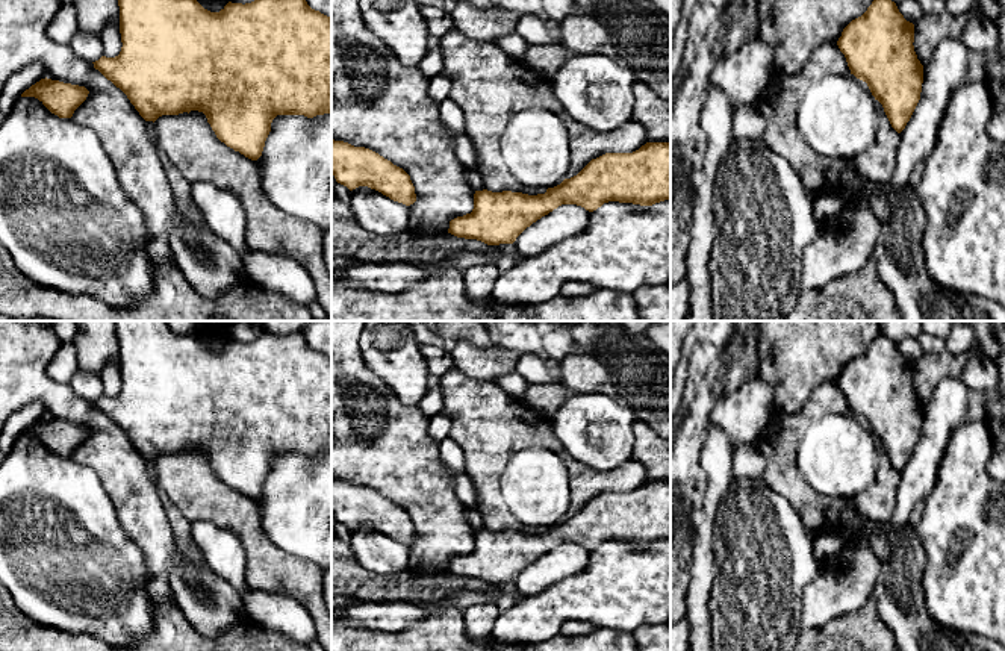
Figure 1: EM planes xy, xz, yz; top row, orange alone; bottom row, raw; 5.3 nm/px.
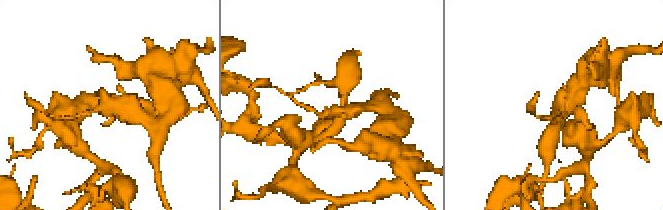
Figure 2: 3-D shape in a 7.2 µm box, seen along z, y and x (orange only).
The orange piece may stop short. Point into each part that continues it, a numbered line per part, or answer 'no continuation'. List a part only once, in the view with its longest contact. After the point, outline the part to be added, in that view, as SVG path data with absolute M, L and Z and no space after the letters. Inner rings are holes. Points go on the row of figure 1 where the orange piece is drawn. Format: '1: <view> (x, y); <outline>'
no continuation

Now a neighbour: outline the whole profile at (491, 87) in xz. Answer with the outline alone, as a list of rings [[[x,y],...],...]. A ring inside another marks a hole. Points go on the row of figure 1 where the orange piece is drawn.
[[[457,30],[436,41],[443,74],[451,77],[450,98],[465,114],[465,132],[477,153],[477,171],[487,191],[545,194],[546,188],[522,185],[501,153],[501,138],[512,118],[540,106],[565,120],[571,167],[565,179],[577,176],[592,159],[605,153],[633,153],[648,142],[645,129],[630,121],[611,133],[599,133],[575,123],[554,95],[549,80],[524,67],[493,42],[475,42]]]

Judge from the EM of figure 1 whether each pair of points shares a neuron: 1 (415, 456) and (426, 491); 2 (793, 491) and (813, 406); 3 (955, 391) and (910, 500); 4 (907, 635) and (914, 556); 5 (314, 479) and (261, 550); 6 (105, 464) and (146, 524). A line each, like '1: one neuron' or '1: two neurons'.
1: one neuron
2: one neuron
3: one neuron
4: one neuron
5: two neurons
6: one neuron

